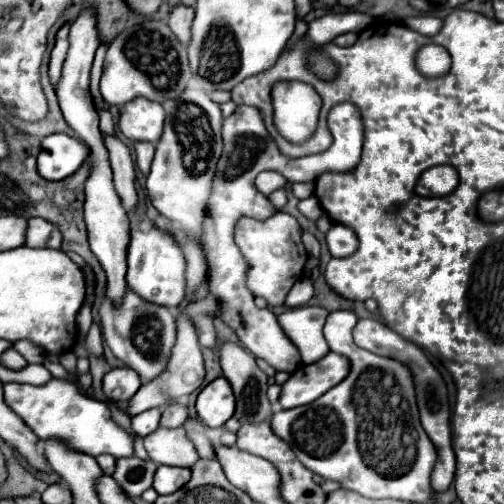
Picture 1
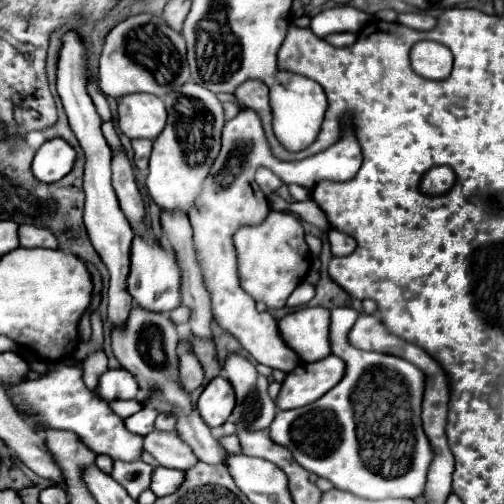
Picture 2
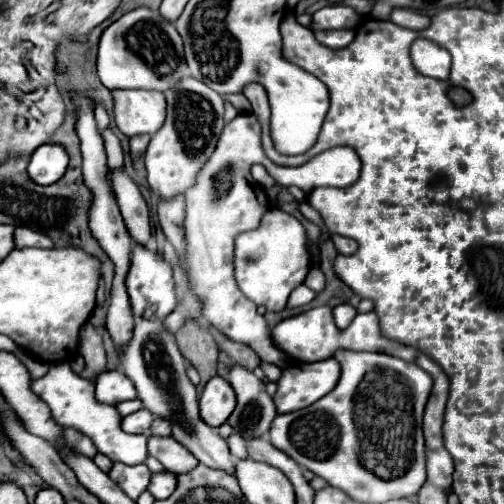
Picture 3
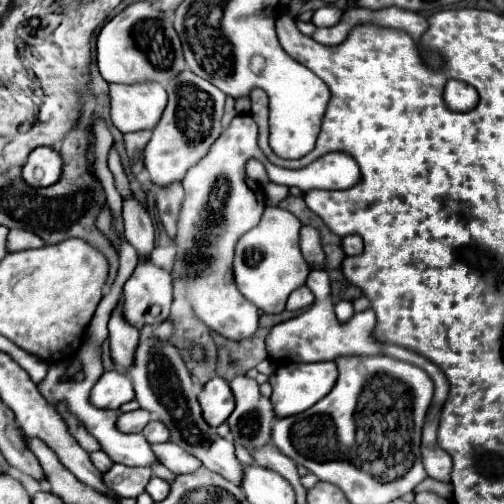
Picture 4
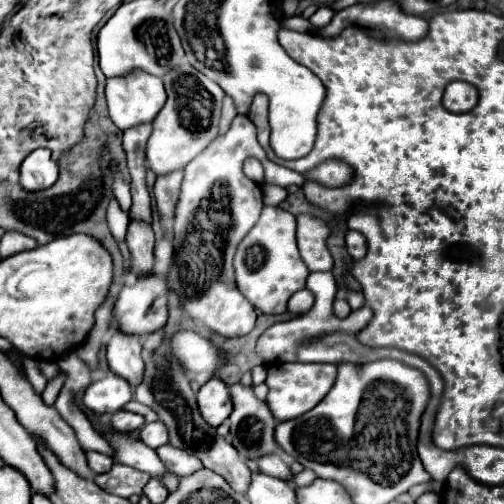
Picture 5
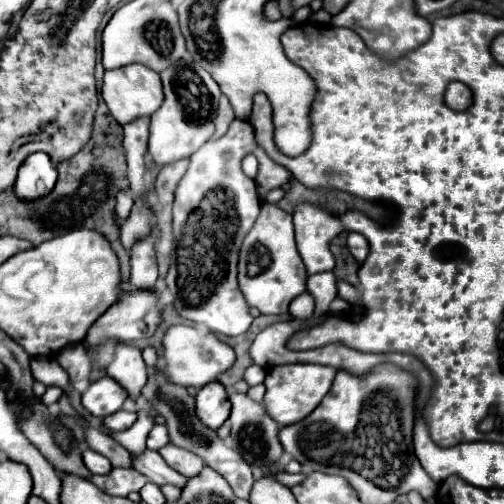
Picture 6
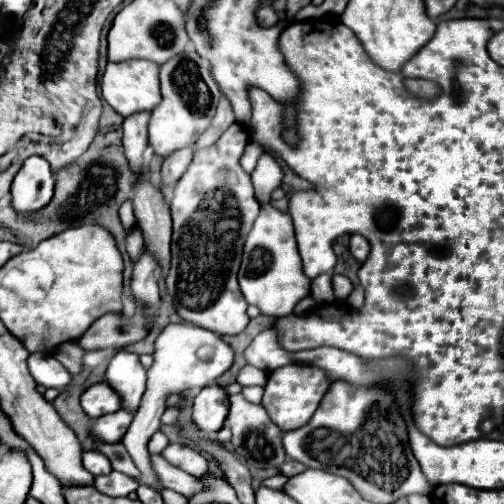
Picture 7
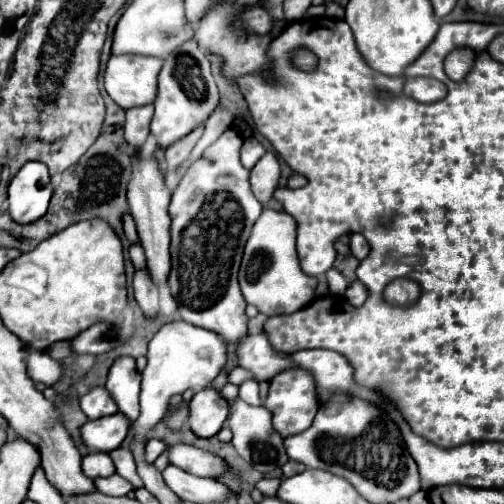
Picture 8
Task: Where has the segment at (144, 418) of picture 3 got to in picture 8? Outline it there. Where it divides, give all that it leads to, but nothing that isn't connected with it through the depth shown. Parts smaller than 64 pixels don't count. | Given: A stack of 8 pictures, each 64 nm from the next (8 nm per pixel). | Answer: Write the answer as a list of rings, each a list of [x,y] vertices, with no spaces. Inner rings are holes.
[[[116,412],[98,420],[90,420],[82,426],[82,440],[90,450],[110,452],[122,444],[130,430],[130,422],[124,414]]]

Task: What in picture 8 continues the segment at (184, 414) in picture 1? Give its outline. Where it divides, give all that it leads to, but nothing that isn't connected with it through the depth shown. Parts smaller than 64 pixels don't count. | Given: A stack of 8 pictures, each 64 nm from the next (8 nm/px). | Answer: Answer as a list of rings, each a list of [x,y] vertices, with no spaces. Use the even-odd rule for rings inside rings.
[[[158,438],[148,440],[148,444],[146,444],[146,460],[154,462],[164,450],[166,450],[166,442],[164,440],[158,440]]]

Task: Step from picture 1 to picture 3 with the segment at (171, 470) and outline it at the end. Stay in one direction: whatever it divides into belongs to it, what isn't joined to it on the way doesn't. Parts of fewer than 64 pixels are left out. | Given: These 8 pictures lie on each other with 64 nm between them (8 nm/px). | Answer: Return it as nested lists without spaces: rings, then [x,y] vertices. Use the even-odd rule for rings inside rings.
[[[158,472],[158,474],[152,474],[152,480],[150,480],[150,486],[148,486],[150,494],[154,498],[168,498],[174,490],[176,490],[176,474],[174,472]]]

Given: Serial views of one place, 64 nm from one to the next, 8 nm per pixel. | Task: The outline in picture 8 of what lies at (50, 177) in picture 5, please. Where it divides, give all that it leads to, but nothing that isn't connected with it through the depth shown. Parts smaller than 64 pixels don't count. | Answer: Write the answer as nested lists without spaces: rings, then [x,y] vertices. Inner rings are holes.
[[[26,162],[8,186],[8,212],[18,224],[30,224],[44,216],[52,196],[48,166],[42,162]]]

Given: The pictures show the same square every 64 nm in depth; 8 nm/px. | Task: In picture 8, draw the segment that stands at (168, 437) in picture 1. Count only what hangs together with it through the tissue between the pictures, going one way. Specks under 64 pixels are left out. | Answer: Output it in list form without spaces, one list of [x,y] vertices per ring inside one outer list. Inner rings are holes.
[[[186,444],[170,446],[168,460],[170,460],[170,464],[174,464],[194,476],[206,476],[206,478],[216,478],[228,468],[222,458],[218,458],[210,452],[204,452],[200,448],[186,446]]]

